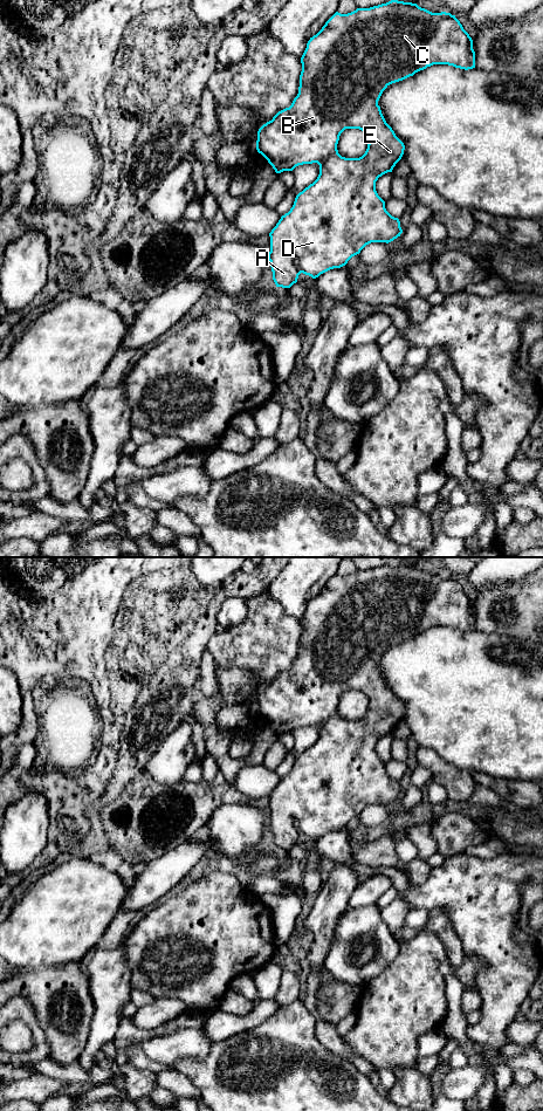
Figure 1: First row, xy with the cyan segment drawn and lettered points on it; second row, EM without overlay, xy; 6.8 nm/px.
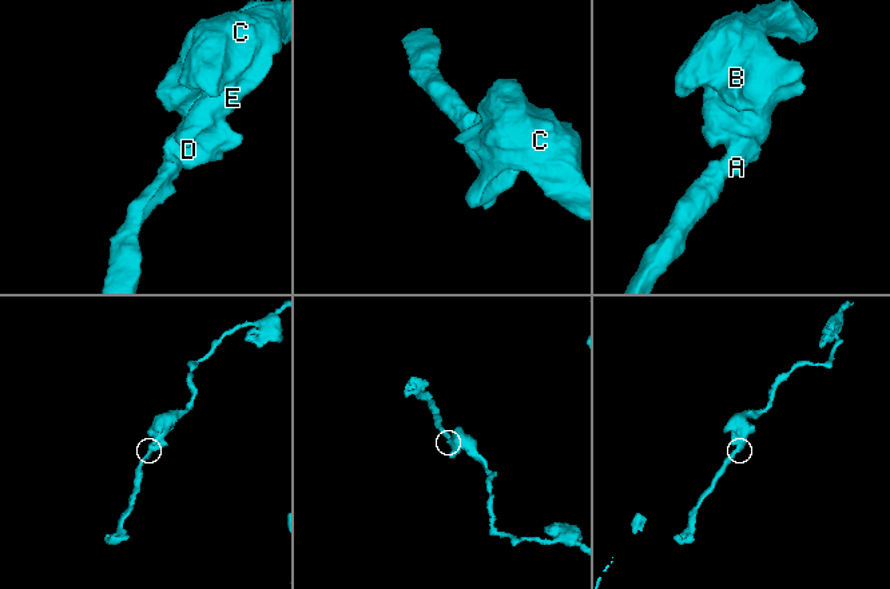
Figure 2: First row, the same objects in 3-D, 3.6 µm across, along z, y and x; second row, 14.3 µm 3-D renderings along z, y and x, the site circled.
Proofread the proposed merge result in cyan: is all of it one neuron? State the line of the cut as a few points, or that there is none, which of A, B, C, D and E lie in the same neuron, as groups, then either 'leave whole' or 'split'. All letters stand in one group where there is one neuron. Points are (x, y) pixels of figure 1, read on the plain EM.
cut none; groups A B C D E; leave whole

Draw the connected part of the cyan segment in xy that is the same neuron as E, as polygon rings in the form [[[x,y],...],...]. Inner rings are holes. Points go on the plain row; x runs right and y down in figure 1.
[[[391,562],[386,565],[373,568],[370,570],[357,570],[356,572],[341,576],[336,574],[322,589],[322,591],[310,599],[307,605],[307,610],[301,619],[302,633],[300,637],[298,656],[294,660],[291,667],[279,673],[272,683],[263,686],[257,693],[256,712],[261,715],[268,725],[273,728],[276,735],[283,733],[293,733],[296,728],[303,726],[317,725],[319,727],[319,736],[317,741],[300,754],[294,763],[293,769],[288,775],[281,779],[276,788],[269,795],[270,798],[270,814],[268,815],[268,822],[273,834],[273,842],[276,849],[290,850],[297,844],[301,835],[311,838],[312,841],[318,839],[321,836],[334,831],[341,830],[348,825],[348,823],[360,815],[360,812],[371,804],[391,804],[403,795],[400,783],[398,780],[392,779],[385,770],[385,763],[378,757],[376,753],[376,743],[379,739],[387,734],[392,734],[396,726],[401,721],[405,712],[404,705],[396,698],[392,690],[386,685],[378,663],[383,653],[392,645],[403,643],[415,635],[426,631],[433,626],[448,626],[460,631],[473,631],[475,630],[475,613],[473,611],[473,602],[469,596],[463,591],[460,583],[451,575],[432,575],[425,570],[419,569],[417,565],[404,564],[398,562]],[[345,691],[359,691],[364,693],[369,699],[369,706],[365,715],[359,720],[345,720],[338,715],[337,706],[341,695]]]

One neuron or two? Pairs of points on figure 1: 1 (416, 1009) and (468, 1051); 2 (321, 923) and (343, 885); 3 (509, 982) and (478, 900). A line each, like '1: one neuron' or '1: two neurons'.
1: two neurons
2: one neuron
3: one neuron

